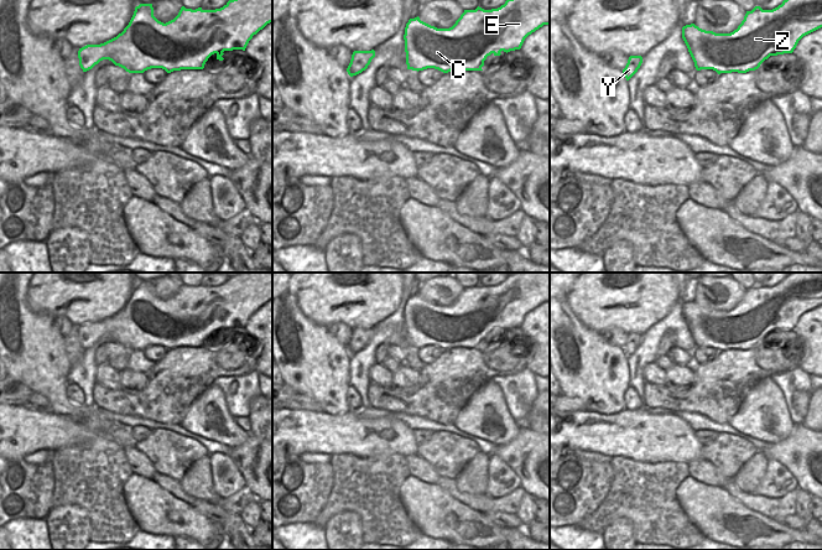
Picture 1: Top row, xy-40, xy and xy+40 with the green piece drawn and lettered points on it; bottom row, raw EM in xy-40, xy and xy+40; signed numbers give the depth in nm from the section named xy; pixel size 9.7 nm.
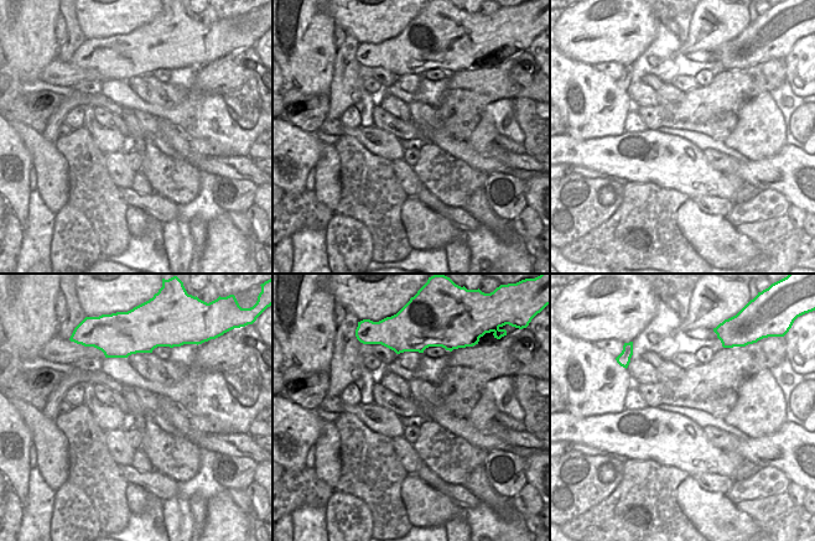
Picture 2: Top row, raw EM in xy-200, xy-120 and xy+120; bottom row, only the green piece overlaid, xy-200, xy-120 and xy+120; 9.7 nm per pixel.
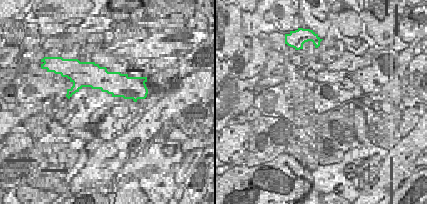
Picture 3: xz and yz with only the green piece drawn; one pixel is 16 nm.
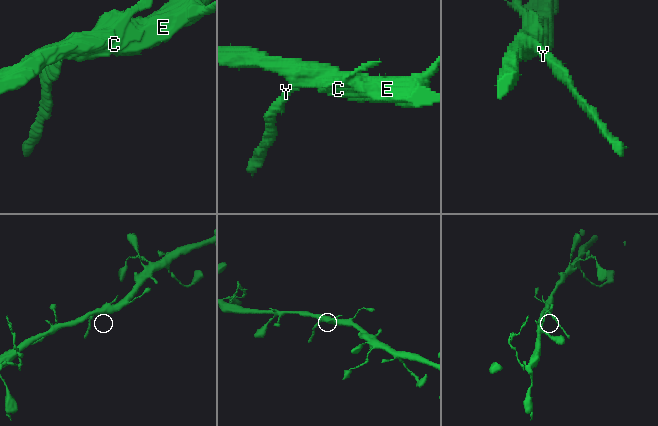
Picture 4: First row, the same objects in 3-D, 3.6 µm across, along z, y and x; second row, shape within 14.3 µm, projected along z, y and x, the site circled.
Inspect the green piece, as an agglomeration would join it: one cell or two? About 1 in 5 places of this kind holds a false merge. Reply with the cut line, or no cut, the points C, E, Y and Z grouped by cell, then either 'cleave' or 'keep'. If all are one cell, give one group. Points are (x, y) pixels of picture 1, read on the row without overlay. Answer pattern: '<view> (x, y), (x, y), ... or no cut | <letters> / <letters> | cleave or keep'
no cut | C E Y Z | keep

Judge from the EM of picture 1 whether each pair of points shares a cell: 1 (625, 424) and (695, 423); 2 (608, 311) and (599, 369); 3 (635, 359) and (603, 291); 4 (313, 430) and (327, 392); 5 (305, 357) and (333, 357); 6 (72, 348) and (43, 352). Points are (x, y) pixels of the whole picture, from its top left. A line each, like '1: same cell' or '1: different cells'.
1: different cells
2: different cells
3: different cells
4: different cells
5: same cell
6: different cells

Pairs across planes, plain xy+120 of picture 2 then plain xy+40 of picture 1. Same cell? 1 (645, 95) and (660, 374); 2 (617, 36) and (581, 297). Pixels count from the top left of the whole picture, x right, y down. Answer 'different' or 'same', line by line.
1: same
2: same

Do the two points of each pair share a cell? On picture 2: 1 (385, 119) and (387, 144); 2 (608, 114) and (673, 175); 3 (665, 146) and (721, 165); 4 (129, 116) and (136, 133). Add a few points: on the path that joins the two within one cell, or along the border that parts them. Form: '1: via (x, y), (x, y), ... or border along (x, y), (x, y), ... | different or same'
1: border along (373, 125), (394, 134), (400, 140) | different
2: border along (624, 131), (618, 135), (605, 135), (595, 139) | different
3: border along (702, 151), (706, 161), (721, 172) | different
4: via (130, 120), (135, 129) | same

